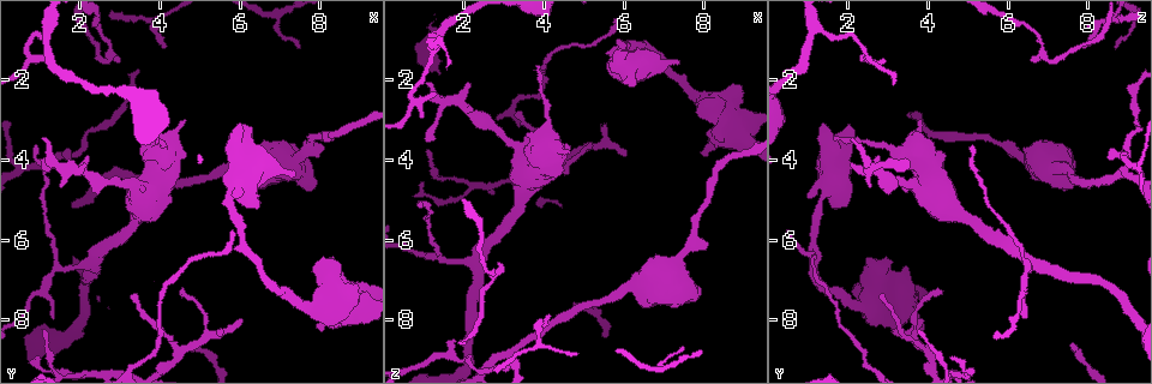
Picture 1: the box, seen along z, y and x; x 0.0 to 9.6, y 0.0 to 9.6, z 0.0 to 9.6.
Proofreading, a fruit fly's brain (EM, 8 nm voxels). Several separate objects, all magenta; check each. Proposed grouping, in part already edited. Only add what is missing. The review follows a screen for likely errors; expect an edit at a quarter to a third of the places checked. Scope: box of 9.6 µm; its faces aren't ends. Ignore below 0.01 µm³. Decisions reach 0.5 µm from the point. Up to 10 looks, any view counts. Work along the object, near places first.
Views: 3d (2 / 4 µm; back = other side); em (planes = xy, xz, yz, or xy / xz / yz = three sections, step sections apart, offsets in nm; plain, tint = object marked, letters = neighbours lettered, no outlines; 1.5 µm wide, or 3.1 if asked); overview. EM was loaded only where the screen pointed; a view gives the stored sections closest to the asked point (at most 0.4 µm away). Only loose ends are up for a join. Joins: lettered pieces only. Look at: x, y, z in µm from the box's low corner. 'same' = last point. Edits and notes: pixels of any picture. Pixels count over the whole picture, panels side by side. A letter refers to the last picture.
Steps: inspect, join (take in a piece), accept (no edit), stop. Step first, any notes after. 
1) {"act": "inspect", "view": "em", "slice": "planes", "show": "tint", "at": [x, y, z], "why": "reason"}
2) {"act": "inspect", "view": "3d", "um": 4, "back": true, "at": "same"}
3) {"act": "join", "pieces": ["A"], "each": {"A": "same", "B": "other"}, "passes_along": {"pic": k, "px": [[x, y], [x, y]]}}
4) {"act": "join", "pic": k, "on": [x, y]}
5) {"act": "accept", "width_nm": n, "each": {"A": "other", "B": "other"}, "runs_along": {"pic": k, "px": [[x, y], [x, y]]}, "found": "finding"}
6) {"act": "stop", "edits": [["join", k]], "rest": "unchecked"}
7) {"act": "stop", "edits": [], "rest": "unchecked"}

{"act": "inspect", "view": "3d", "um": 4, "back": true, "at": [5.85, 5.00, 1.05], "why": "free end"}

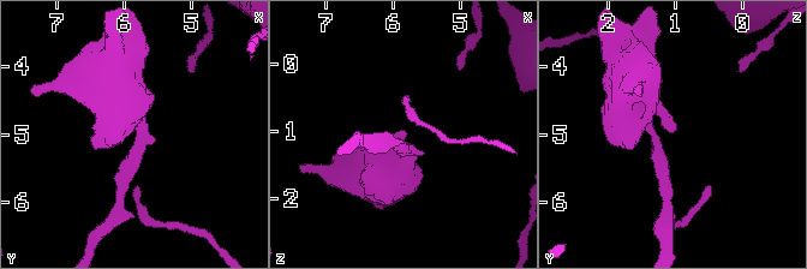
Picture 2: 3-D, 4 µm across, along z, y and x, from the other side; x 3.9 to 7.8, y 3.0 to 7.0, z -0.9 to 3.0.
{"act": "inspect", "view": "em", "slice": "planes", "show": "tint", "at": [5.90, 4.95, 1.05], "why": "shape alone is not enough"}

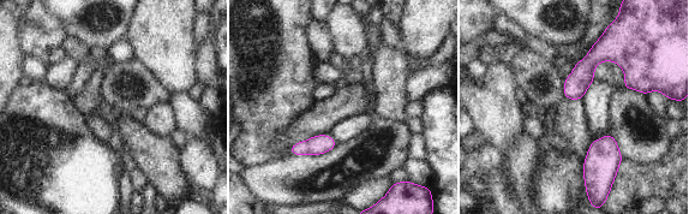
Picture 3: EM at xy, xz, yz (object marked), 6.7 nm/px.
{"act": "inspect", "view": "em", "slice": "planes", "show": "letters", "at": "same", "why": "what lies round it"}

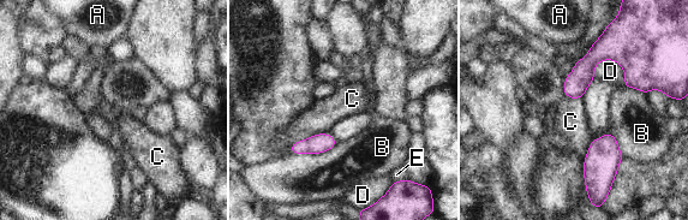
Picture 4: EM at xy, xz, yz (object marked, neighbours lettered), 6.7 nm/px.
{"act": "accept", "each": {"A": "other", "B": "other", "C": "other", "D": "other", "E": "other"}, "runs_along": {"pic": 4, "px": [[645, 83], [617, 54], [598, 54], [566, 88]]}, "found": "none of them fits"}

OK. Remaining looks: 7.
{"act": "inspect", "view": "3d", "um": 2, "at": [8.00, 8.20, 3.85], "why": "branch stops here"}

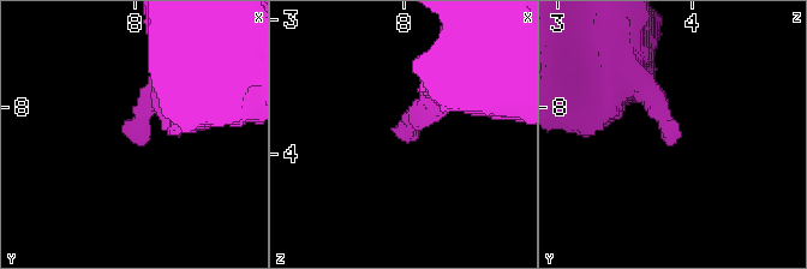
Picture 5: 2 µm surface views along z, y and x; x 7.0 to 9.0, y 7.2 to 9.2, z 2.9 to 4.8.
{"act": "inspect", "view": "em", "slice": "planes", "show": "plain", "at": [8.04, 8.24, 3.92]}

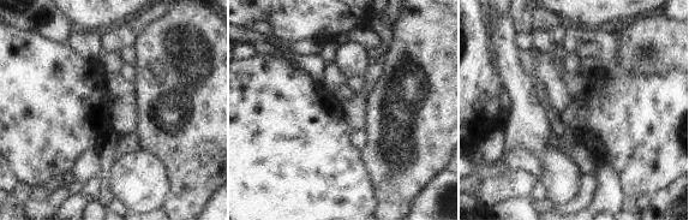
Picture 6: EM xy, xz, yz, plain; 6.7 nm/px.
{"act": "inspect", "view": "em", "slice": "planes", "show": "letters", "at": "same", "why": "what lies round it"}

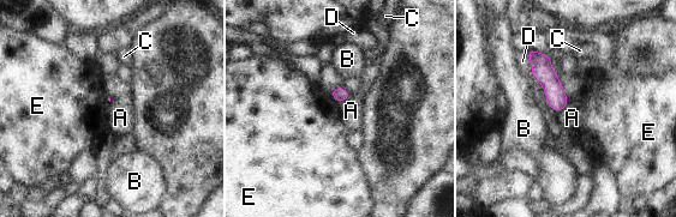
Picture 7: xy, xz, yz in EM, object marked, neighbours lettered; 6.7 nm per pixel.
{"act": "accept", "each": {"A": "other", "B": "other", "C": "other", "D": "other", "E": "other"}, "border": {"pic": 7, "px": [[569, 100], [556, 114]]}, "found": "no lettered piece goes on from it"}

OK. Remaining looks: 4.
{"act": "inspect", "view": "em", "slice": "xz", "step": 4, "show": "tint", "at": [4.75, 8.60, 7.60], "why": "free end"}

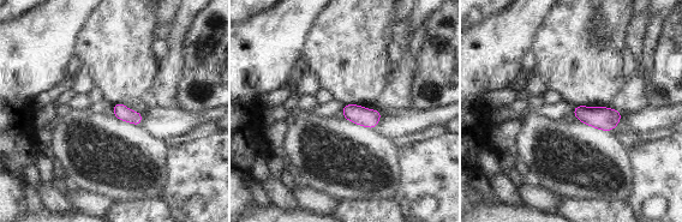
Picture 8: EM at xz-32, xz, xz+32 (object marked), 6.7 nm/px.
{"act": "inspect", "view": "em", "slice": "xz", "step": 4, "show": "letters", "at": "same"}

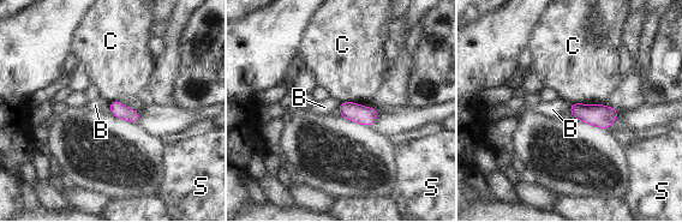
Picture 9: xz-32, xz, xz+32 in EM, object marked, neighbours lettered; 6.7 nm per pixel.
{"act": "accept", "longest_contact_nm": ["C", 240], "each": {"B": "other", "C": "other", "S": "other"}, "border": {"pic": 9, "px": [[570, 102], [604, 104]]}, "found": "no lettered piece goes on from it"}

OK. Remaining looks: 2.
{"act": "inspect", "view": "em", "slice": "yz", "step": 8, "show": "letters", "at": [1.05, 4.00, 3.50], "why": "an open end"}

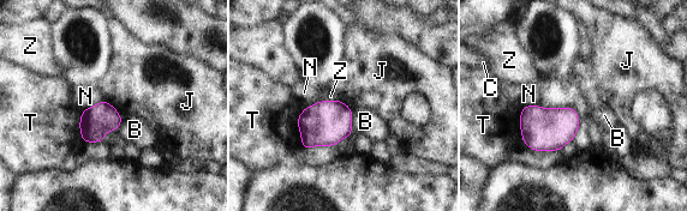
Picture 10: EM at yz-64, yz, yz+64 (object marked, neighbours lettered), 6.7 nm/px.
{"act": "accept", "longest_contact_nm": ["T", 260], "each": {"B": "other", "C": "other", "J": "other", "N": "other", "T": "other", "Z": "other"}, "border": {"pic": 10, "px": [[103, 100], [123, 116]]}, "found": "no lettered piece goes on from it"}

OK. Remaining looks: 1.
{"act": "stop", "edits": [], "rest": "unchecked"}

